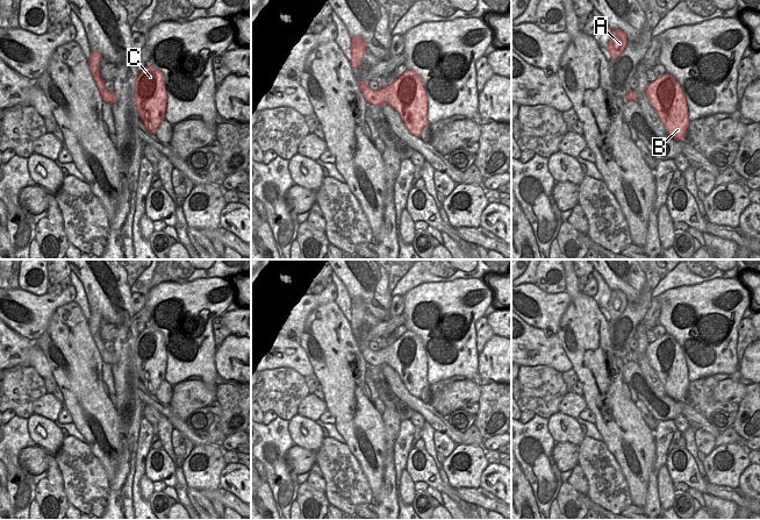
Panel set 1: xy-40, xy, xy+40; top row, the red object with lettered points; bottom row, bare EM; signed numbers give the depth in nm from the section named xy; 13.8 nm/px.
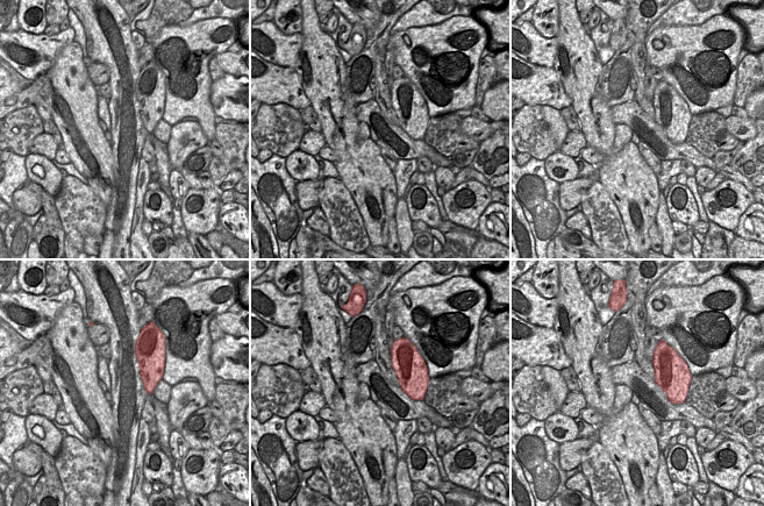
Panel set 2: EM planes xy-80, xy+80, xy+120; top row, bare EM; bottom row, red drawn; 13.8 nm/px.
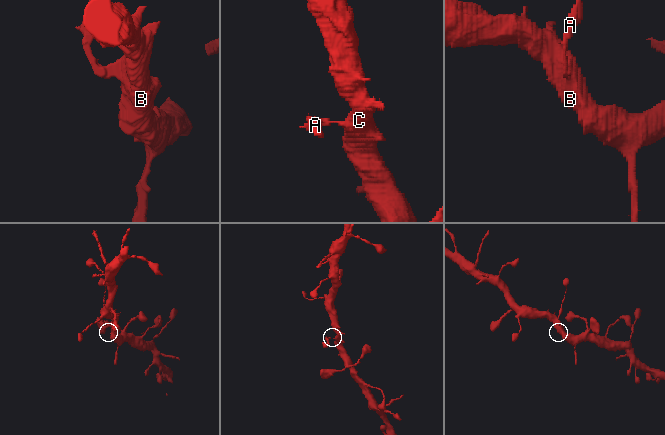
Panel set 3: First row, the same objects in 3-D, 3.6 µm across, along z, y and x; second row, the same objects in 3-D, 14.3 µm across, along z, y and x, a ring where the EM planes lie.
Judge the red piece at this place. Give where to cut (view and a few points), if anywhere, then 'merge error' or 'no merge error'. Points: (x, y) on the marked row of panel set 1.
no cut | no merge error

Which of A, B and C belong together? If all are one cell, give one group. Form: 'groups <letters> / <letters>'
groups A B C

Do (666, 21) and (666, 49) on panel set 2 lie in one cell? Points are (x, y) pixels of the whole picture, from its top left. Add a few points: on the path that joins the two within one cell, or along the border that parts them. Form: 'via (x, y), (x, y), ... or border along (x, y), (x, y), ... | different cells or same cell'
border along (694, 26), (659, 26), (647, 36) | different cells

